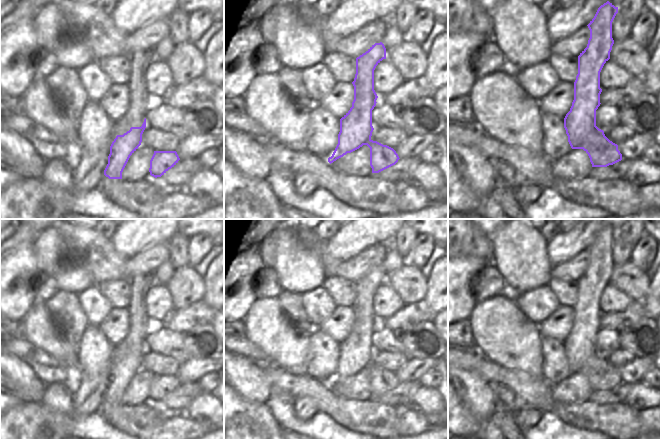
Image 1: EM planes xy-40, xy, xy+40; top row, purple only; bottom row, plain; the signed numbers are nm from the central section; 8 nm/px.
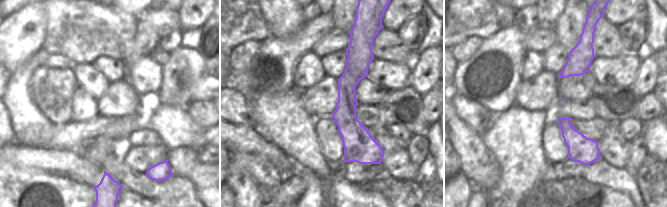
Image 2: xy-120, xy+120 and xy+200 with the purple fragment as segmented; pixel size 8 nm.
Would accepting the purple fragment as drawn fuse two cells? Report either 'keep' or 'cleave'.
cleave

